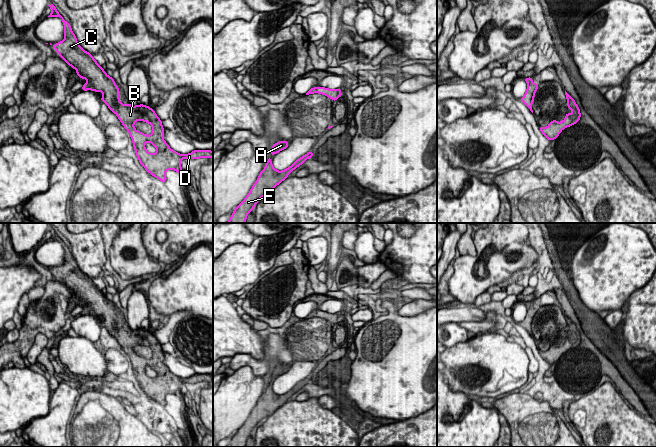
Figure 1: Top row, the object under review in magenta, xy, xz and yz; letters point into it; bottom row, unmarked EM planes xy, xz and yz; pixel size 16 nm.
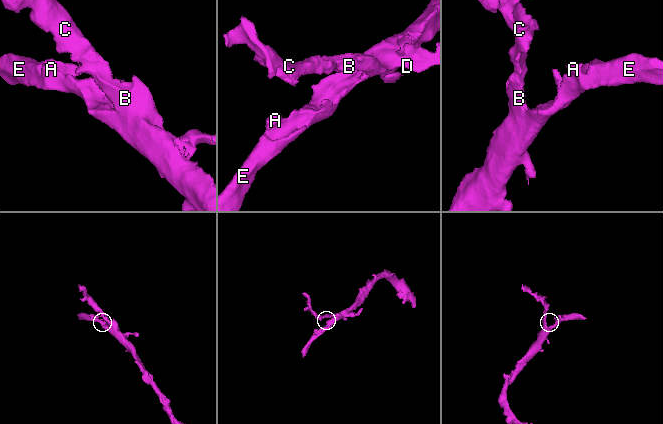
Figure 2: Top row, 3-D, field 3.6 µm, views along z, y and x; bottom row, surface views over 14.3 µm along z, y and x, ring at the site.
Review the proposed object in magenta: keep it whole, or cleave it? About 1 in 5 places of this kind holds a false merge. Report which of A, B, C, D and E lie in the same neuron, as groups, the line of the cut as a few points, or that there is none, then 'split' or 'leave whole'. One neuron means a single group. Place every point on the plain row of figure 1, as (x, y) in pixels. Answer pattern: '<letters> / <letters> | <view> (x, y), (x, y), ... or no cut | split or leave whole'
A B C D E | no cut | leave whole

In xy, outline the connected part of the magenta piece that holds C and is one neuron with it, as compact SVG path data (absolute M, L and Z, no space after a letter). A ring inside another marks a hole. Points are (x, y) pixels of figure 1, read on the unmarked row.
M54 228L48 229L51 232L51 238L48 241L60 241L64 248L64 264L50 269L56 273L60 281L72 292L76 294L77 299L88 305L84 307L82 315L92 314L102 316L100 322L109 333L117 339L122 349L131 360L136 380L140 388L152 400L166 406L166 395L175 394L182 397L182 383L199 383L211 382L213 376L211 374L194 374L189 378L180 378L172 374L163 363L164 352L162 345L159 343L155 335L149 330L143 328L132 330L122 328L119 324L119 312L114 303L108 300L105 294L99 290L93 280L82 273L74 259L70 248L59 238ZM142 344L152 350L152 357L146 359L135 353L134 347ZM150 366L157 372L156 377L149 377L145 368Z

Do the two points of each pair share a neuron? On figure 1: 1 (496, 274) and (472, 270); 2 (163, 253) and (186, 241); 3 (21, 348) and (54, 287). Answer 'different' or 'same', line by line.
1: same
2: same
3: same

